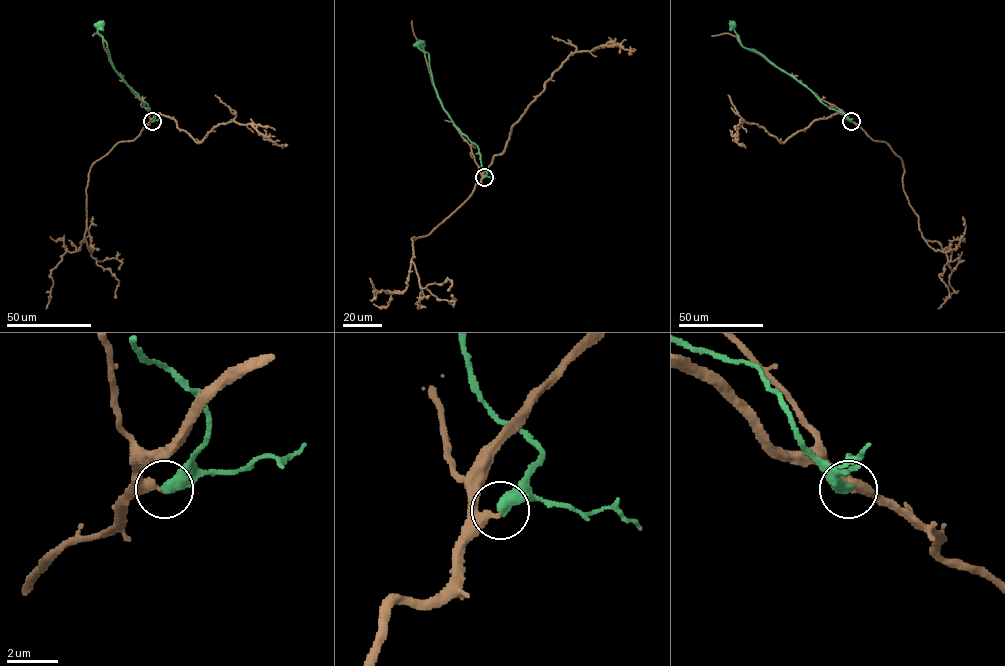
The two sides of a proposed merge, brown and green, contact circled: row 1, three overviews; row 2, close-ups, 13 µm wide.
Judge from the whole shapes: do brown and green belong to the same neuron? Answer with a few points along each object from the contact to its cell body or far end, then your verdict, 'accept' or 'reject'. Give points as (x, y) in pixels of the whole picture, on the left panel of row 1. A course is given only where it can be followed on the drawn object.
brown runs (152, 121), (92, 165), (83, 240), (80, 250), (66, 251), (51, 271), (46, 308); green runs (152, 121), (155, 116), (148, 105), (114, 69), (105, 41), (97, 32), (99, 25); reject

